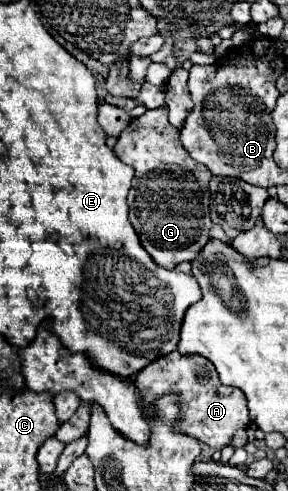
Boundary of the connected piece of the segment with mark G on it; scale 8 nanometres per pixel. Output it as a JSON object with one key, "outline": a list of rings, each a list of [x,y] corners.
{"outline":[[[167,107],[145,111],[139,119],[129,123],[129,127],[119,135],[115,145],[115,155],[135,169],[133,187],[129,191],[129,219],[137,231],[143,249],[153,257],[159,267],[173,269],[181,261],[191,261],[197,257],[197,251],[207,243],[211,229],[209,215],[209,179],[211,171],[189,157],[187,149],[179,141],[181,131],[167,121]]]}

